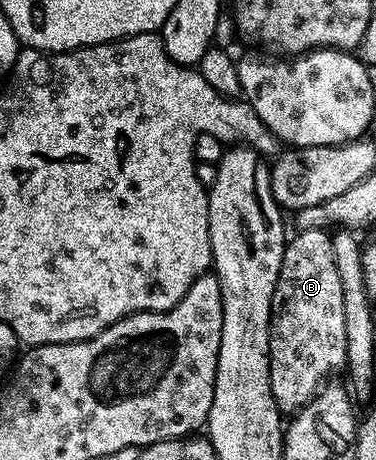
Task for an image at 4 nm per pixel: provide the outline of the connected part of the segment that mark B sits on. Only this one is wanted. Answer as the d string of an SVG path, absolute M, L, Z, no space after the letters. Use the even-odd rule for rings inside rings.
M303 228L299 236L289 237L284 258L280 262L280 274L276 278L276 290L272 294L272 310L270 311L270 385L272 398L276 398L278 410L283 414L293 414L303 408L311 398L318 395L320 389L331 379L333 372L341 373L346 366L348 350L348 334L344 330L344 289L340 287L340 274L336 270L336 254L332 254L331 233L321 228Z

